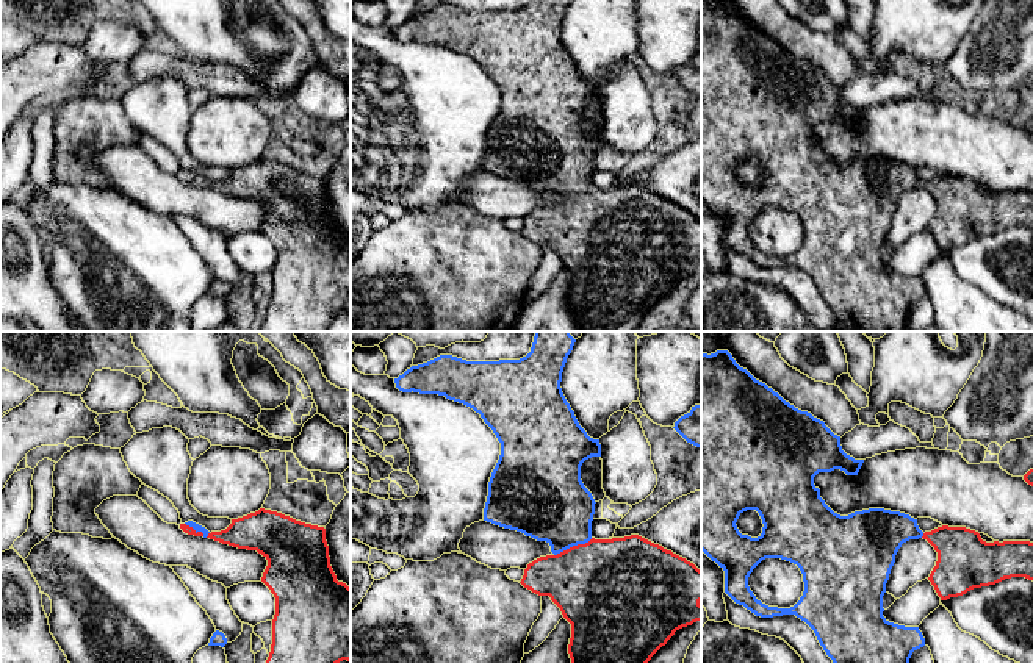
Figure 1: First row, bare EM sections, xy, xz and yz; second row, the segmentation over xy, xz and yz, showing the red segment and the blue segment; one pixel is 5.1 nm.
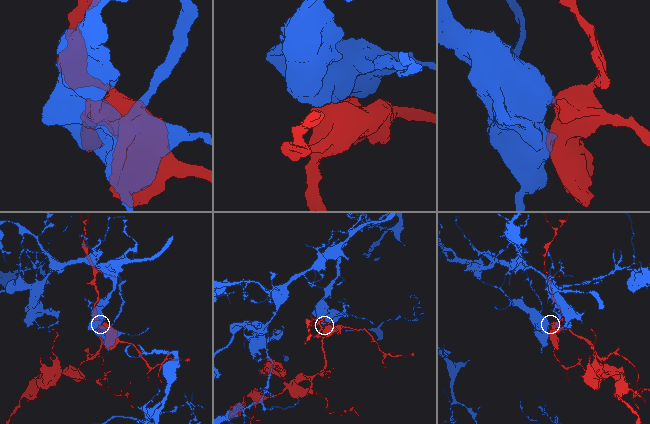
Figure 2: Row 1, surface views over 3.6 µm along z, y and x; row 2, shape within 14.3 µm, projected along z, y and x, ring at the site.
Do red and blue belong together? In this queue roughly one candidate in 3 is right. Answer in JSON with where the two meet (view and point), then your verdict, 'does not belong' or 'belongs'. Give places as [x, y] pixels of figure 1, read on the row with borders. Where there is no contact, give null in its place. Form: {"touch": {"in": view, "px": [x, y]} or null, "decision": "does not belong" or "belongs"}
{"touch": {"in": "xz", "px": [573, 546]}, "decision": "belongs"}

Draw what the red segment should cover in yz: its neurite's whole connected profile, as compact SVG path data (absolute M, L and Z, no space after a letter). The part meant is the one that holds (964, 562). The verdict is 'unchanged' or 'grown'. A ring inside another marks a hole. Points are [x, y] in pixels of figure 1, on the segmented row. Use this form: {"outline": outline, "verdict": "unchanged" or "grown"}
{"outline": "M728 350L701 353L701 550L725 571L725 593L736 604L761 618L795 615L814 630L833 663L909 663L912 652L925 646L922 632L919 627L889 622L883 616L886 583L903 543L923 538L938 552L938 561L928 580L941 600L1011 577L1033 580L1033 543L1030 541L986 543L975 530L948 525L923 533L917 519L884 508L869 508L848 516L834 513L820 497L814 477L834 469L858 475L862 463L864 460L855 460L842 450L840 436L834 435L823 421L795 408L765 383L756 380ZM747 510L756 510L762 519L764 527L758 538L742 535L736 525ZM765 558L781 558L800 568L804 591L794 607L768 607L750 590L748 577Z", "verdict": "grown"}

